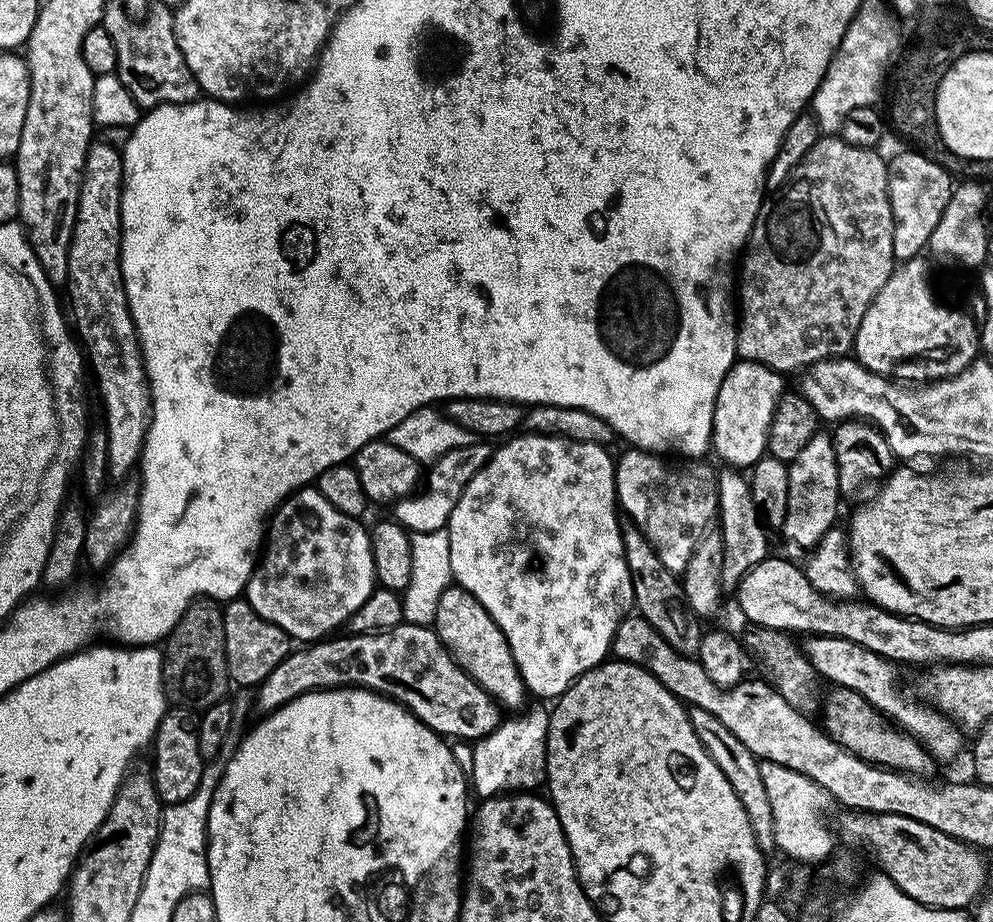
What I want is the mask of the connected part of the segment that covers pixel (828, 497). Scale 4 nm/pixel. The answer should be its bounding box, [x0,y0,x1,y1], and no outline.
[782,430,842,562]

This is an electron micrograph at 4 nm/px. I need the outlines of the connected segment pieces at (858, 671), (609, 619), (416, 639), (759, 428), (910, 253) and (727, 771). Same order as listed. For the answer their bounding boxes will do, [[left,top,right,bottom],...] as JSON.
[[802,635,966,761],[446,431,634,698],[254,623,502,742],[711,359,785,470],[888,151,954,262],[688,707,776,854]]

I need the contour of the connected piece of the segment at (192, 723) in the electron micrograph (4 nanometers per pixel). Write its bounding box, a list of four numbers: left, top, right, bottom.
[150,706,206,805]

